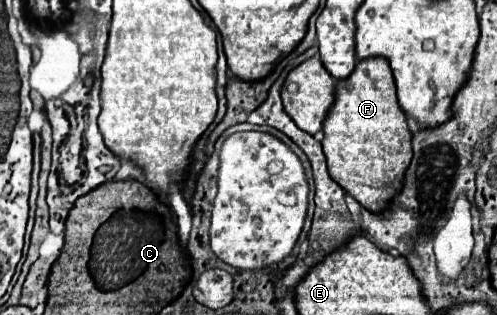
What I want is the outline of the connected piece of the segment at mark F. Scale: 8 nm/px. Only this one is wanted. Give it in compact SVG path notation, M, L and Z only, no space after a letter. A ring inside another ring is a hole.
M375 58L375 60L357 62L355 72L345 82L339 82L337 94L335 94L335 104L331 106L331 110L329 110L329 114L323 122L323 132L325 132L323 152L327 156L329 176L347 194L351 194L365 210L369 210L373 214L379 214L391 204L391 200L395 198L395 194L403 186L405 170L407 170L407 166L413 158L411 132L409 132L409 126L407 126L407 118L401 112L401 106L397 102L395 80L393 80L393 74L391 74L391 68L389 68L387 60ZM345 82L353 84L353 88L351 90L343 88Z

